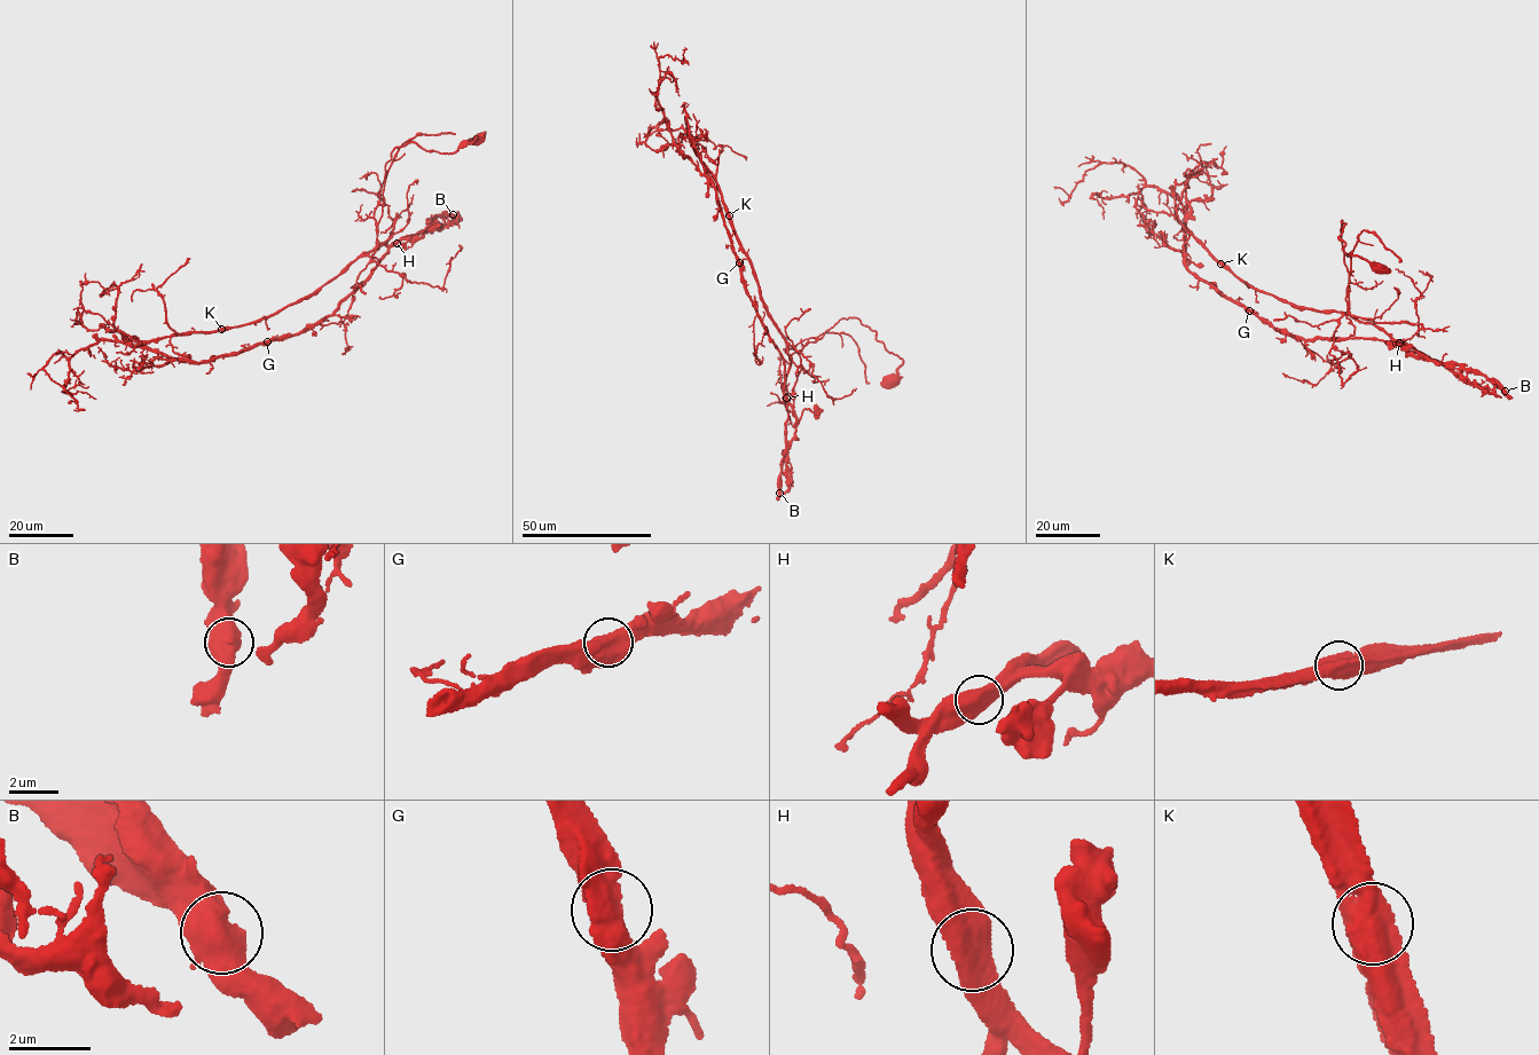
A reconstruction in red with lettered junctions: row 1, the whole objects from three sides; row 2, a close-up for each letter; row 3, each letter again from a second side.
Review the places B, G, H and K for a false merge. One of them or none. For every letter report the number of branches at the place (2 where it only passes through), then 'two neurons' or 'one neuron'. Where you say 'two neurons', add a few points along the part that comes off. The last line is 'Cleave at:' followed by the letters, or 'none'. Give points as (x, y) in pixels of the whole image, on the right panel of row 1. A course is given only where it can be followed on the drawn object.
B: branches 2; one neuron
G: branches 2; one neuron
H: branches 2; two neurons; course (1399, 343), (1340, 312), (1258, 291), (1212, 259), (1174, 196), (1200, 172), (1196, 149), (1211, 143)
K: branches 2; one neuron
Cleave at: H

